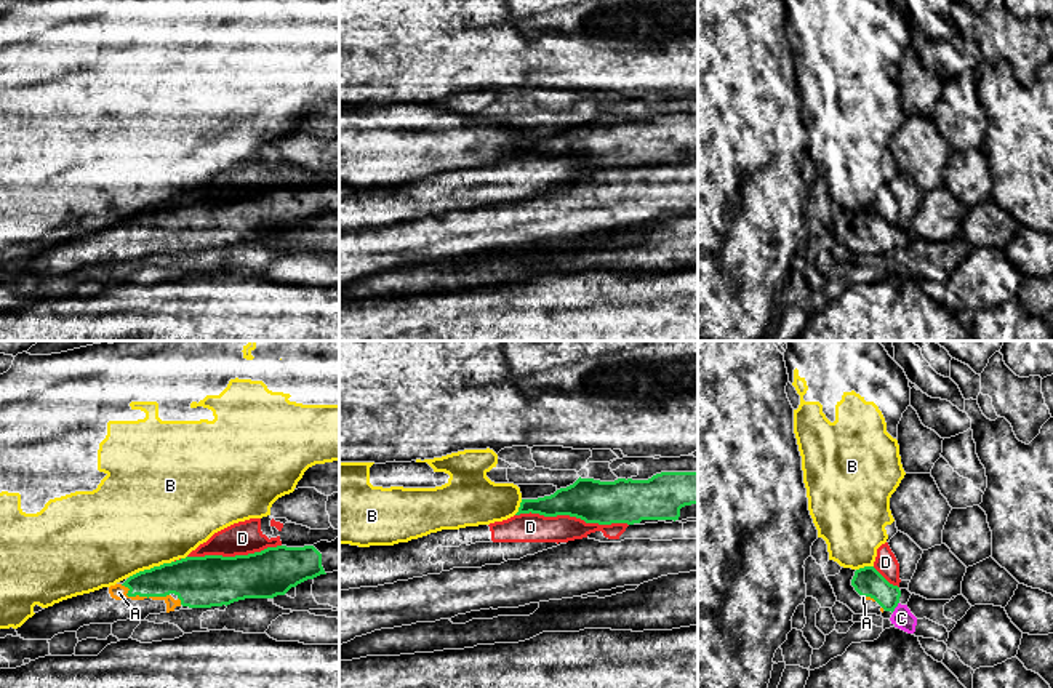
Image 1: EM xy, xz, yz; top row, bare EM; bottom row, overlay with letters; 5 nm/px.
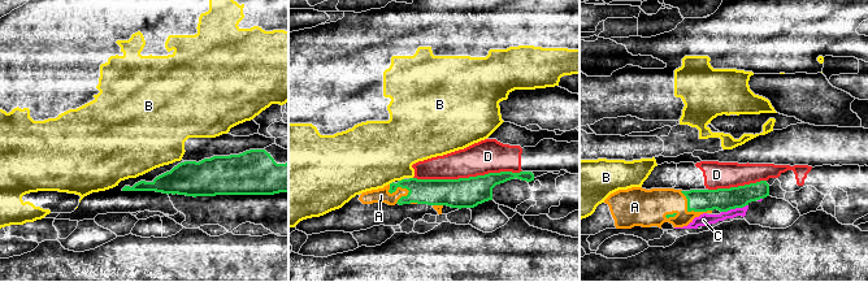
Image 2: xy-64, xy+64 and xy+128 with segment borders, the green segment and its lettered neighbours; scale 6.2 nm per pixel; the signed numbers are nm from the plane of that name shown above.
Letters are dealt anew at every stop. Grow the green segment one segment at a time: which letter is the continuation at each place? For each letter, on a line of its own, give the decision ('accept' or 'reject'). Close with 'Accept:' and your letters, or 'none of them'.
A: accept
B: reject
C: reject
D: reject
Accept: A

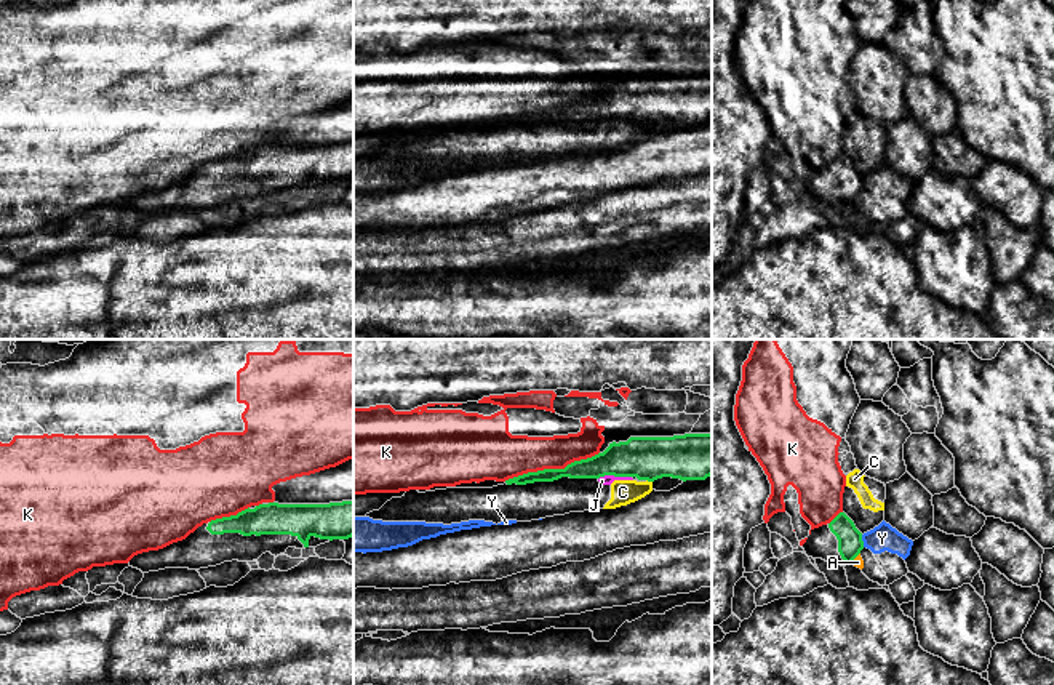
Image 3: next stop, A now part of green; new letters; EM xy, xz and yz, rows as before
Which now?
A: reject
C: reject
J: reject
K: reject
Y: reject
Accept: none of them

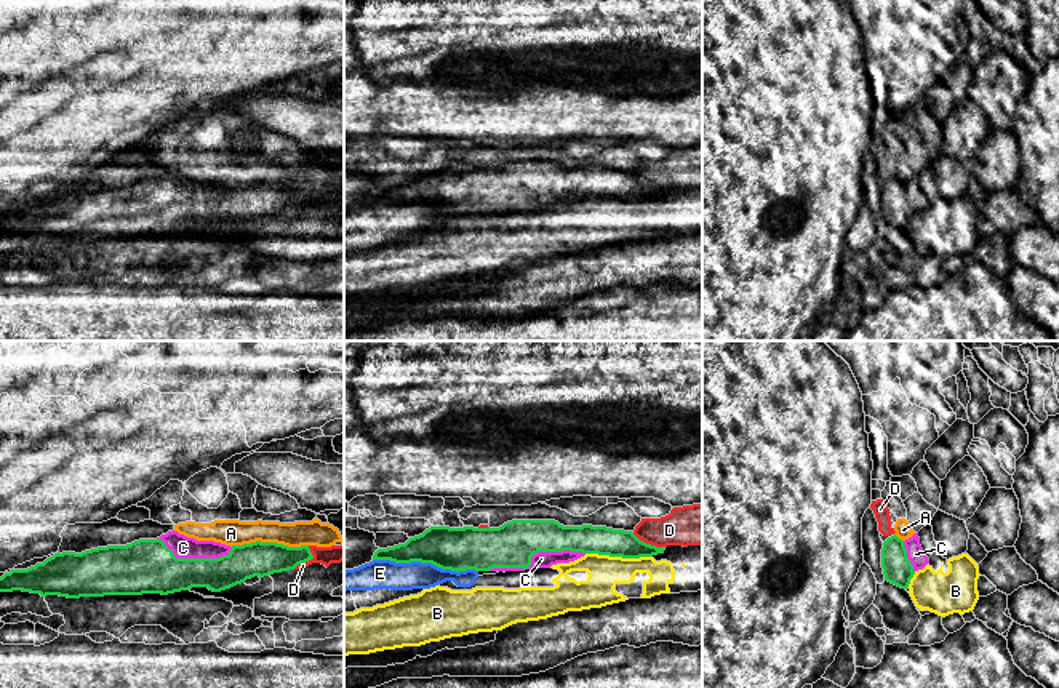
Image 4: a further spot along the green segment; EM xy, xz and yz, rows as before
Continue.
A: reject
B: reject
C: accept
D: reject
E: reject
Accept: C

